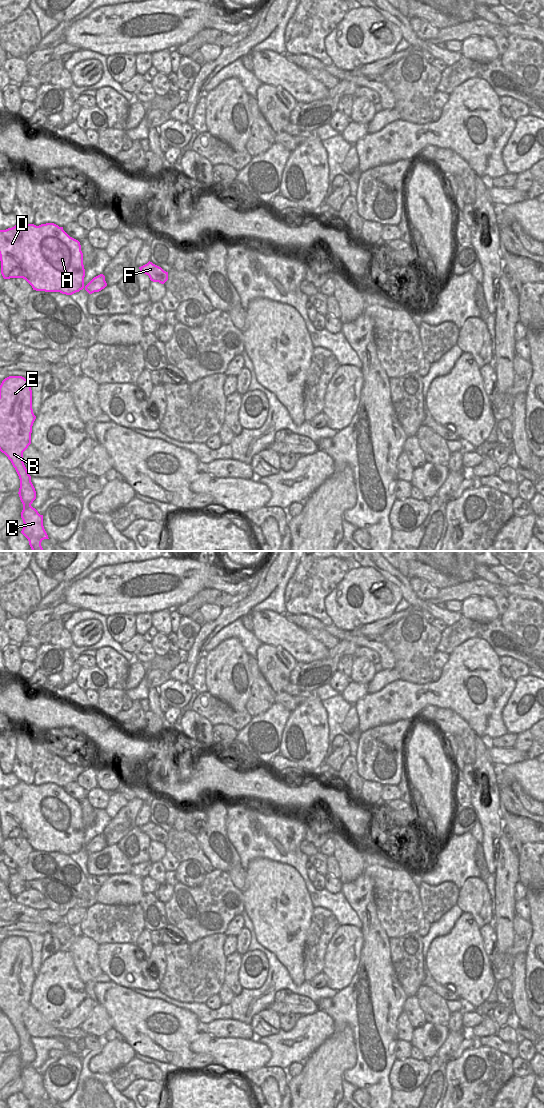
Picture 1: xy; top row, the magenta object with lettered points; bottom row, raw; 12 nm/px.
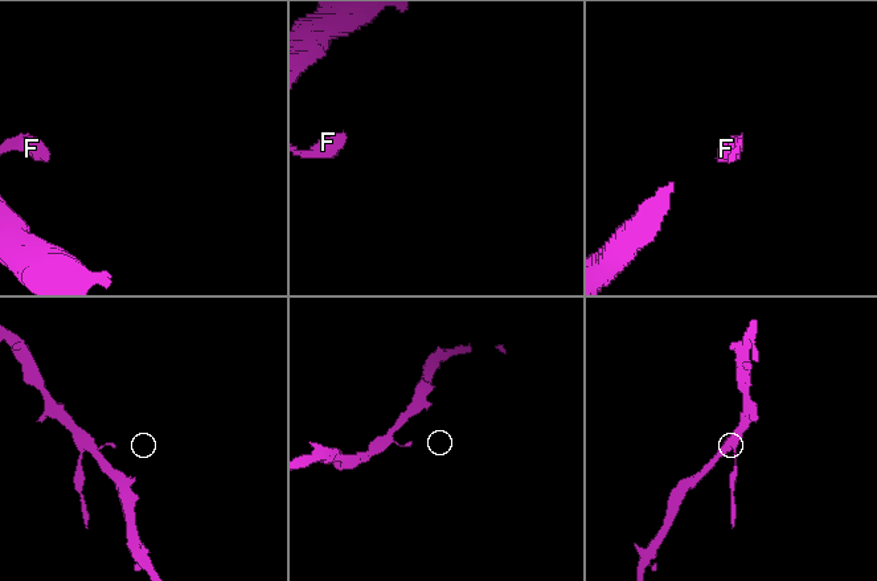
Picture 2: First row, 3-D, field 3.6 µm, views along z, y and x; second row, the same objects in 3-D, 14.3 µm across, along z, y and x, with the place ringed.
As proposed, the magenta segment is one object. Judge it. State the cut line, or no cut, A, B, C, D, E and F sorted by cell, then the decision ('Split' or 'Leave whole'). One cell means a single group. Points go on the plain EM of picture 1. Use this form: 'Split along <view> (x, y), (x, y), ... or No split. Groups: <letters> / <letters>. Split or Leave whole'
No split. Groups: A B C D E F. Leave whole.

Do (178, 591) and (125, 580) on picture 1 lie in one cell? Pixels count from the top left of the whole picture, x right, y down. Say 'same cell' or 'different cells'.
same cell

